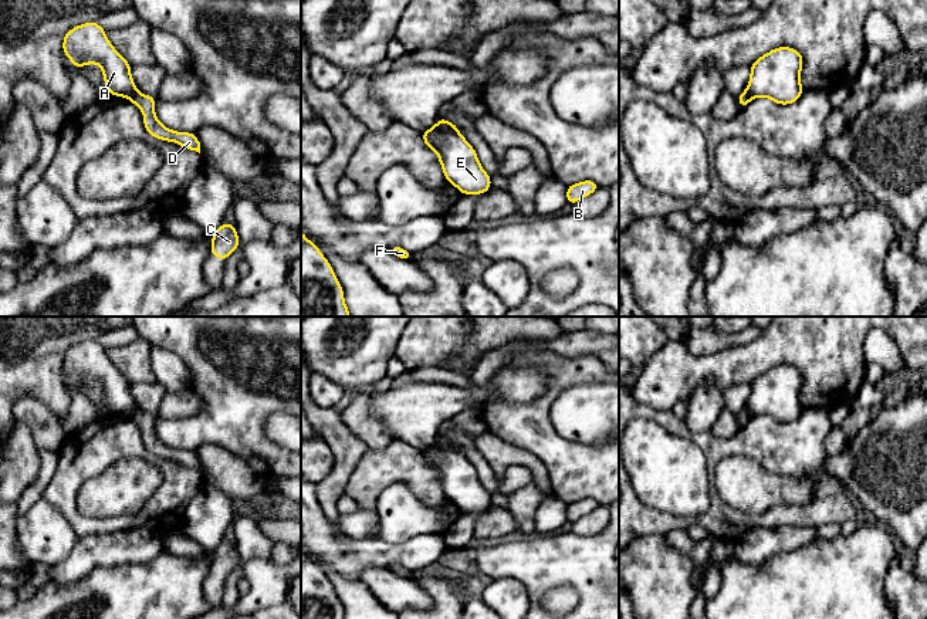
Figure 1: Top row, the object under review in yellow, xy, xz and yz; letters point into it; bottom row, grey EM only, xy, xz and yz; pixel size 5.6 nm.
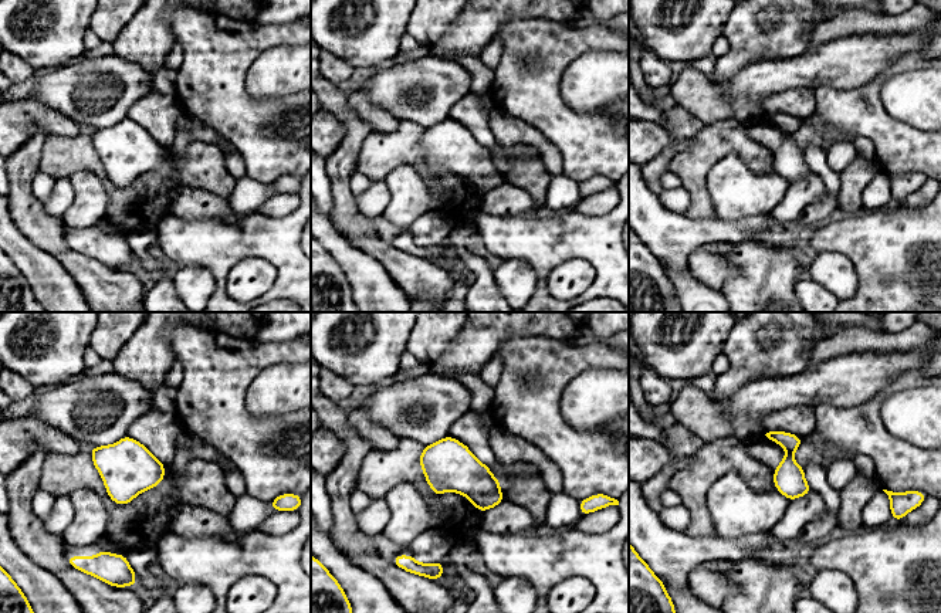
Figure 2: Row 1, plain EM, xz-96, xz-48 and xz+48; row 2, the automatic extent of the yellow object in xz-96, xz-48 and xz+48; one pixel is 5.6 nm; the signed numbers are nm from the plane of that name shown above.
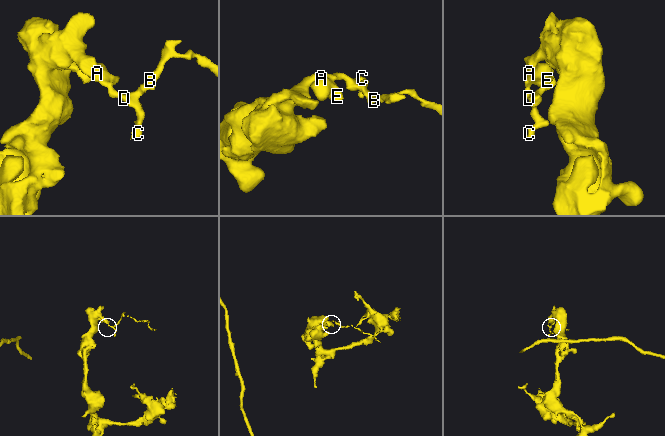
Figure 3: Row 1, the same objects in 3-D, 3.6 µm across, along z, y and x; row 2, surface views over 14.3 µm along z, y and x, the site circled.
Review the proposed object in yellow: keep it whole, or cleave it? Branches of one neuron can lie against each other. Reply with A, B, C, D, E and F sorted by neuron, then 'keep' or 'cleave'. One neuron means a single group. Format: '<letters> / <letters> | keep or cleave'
A E F / B C D | cleave

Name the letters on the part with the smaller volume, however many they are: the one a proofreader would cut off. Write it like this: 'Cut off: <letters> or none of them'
Cut off: B, C, D

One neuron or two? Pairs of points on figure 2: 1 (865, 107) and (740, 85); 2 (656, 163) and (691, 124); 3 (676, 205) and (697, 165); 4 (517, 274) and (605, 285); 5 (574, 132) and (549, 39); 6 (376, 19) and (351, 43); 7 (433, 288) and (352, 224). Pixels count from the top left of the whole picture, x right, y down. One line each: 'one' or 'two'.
1: two
2: one
3: two
4: two
5: one
6: one
7: one

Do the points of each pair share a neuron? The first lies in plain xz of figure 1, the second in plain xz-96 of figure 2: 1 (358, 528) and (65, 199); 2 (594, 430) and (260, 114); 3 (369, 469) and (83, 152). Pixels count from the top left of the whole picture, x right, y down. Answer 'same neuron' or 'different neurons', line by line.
1: same neuron
2: different neurons
3: same neuron

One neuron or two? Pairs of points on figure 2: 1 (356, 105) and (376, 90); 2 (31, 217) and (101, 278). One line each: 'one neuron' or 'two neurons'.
1: two neurons
2: one neuron

